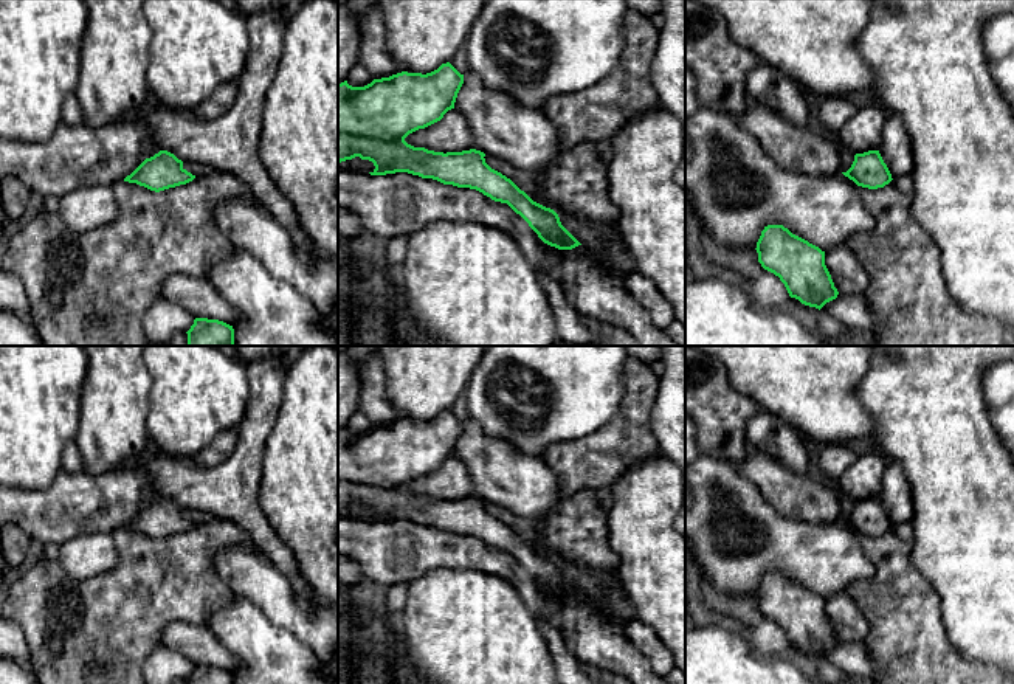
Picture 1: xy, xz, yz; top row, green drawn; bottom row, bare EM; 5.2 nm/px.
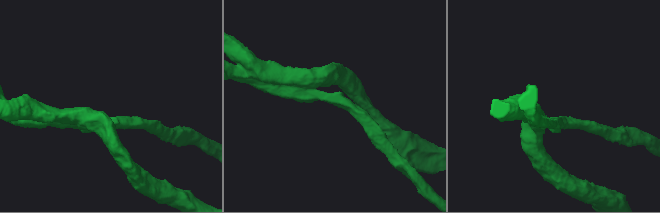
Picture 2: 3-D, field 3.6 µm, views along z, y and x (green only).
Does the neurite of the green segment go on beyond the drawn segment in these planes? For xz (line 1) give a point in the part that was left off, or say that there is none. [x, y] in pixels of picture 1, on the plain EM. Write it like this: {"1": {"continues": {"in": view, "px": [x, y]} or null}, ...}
{"1": {"continues": null}}

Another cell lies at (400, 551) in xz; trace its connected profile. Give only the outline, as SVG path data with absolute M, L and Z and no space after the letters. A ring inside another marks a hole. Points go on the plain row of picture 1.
M338 518L338 557L360 565L366 582L411 583L434 569L476 569L509 580L527 608L557 628L585 664L625 676L631 684L670 684L626 639L623 627L583 591L558 597L544 591L507 551L470 535L408 520L386 523Z

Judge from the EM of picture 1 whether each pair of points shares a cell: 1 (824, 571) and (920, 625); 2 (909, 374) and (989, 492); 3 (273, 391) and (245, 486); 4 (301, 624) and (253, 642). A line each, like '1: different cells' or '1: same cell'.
1: different cells
2: same cell
3: same cell
4: different cells

